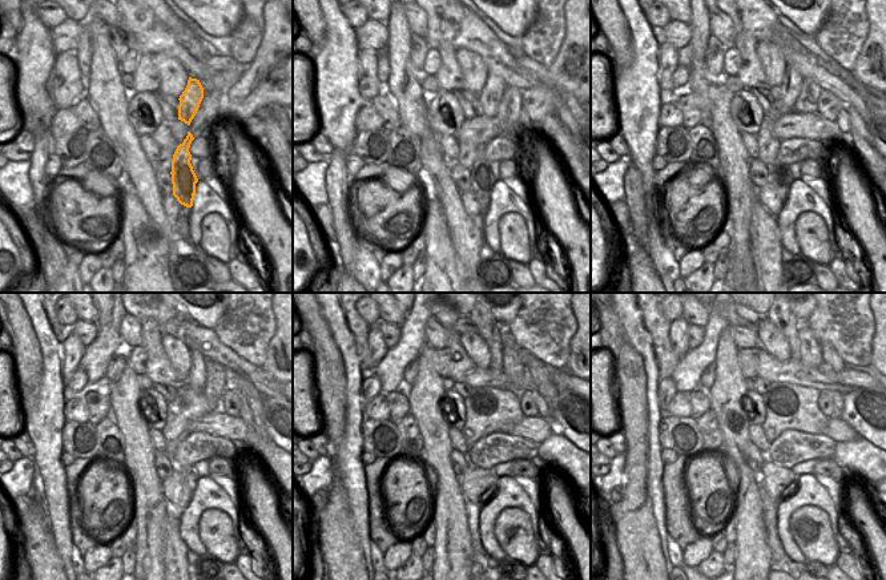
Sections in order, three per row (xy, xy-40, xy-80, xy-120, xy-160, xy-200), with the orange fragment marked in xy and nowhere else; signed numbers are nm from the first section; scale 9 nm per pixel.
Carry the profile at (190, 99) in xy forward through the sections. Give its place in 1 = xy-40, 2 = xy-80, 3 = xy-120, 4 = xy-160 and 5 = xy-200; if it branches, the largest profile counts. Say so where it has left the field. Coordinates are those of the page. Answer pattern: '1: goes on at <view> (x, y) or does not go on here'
1: goes on at xy-40 (494, 88)
2: goes on at xy-80 (788, 92)
3: goes on at xy-120 (196, 378)
4: goes on at xy-160 (487, 326)
5: goes on at xy-200 (784, 319)

